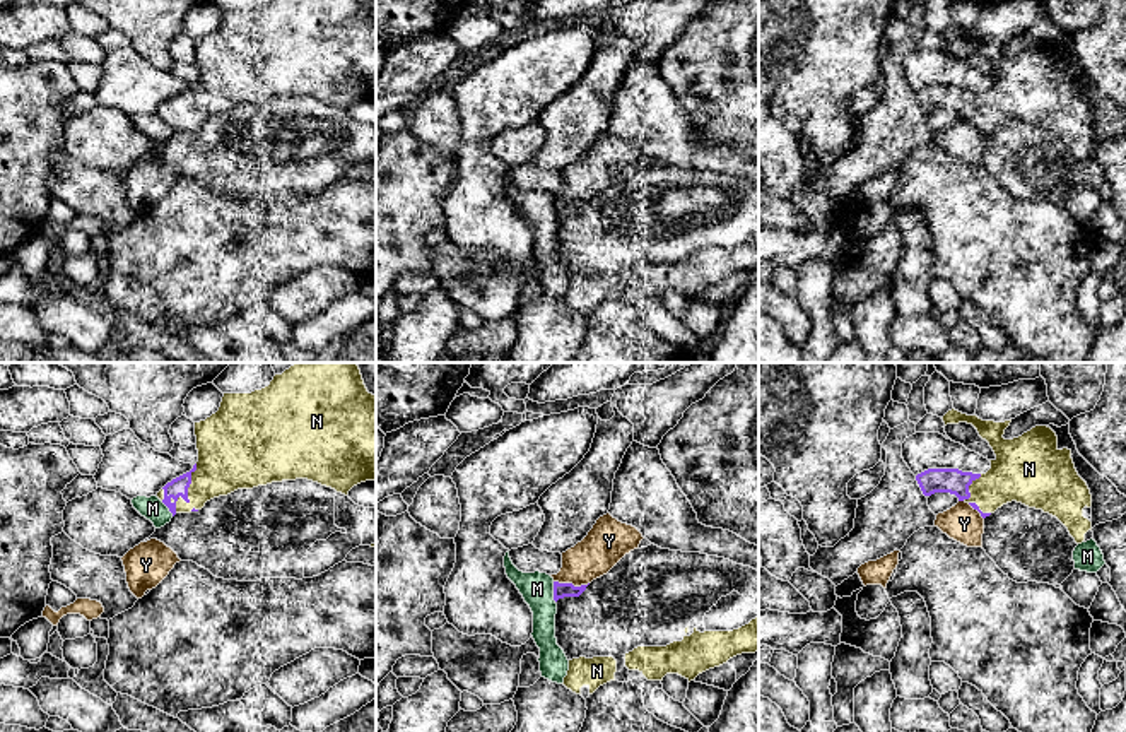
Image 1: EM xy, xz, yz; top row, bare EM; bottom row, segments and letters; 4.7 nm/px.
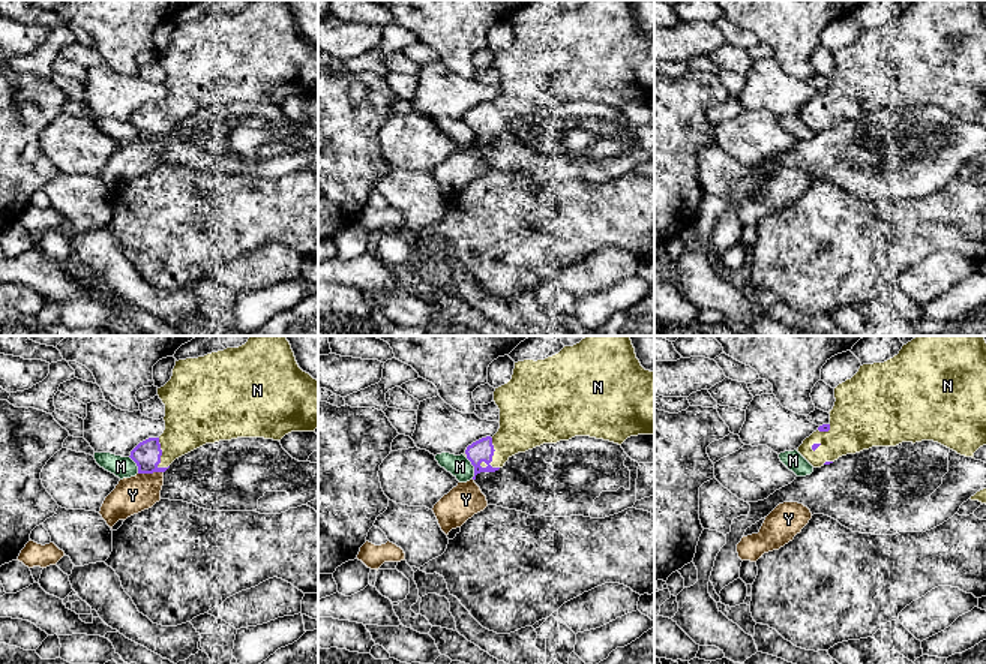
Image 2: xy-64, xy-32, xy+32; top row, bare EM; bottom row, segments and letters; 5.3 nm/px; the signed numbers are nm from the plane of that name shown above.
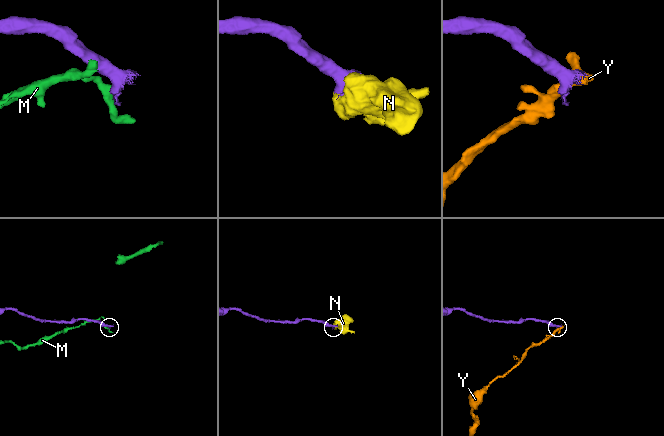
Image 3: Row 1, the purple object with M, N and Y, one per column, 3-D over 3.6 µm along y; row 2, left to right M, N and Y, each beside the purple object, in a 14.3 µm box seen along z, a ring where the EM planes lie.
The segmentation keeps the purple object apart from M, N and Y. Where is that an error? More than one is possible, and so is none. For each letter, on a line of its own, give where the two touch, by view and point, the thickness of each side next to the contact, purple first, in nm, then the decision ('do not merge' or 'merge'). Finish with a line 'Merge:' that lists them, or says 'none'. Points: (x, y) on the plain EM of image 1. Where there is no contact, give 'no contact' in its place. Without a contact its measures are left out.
M: xz (554, 209) | 70/160 nm | do not merge
N: xy (187, 110) | 90/280 nm | merge
Y: xz (571, 200) | 70/200 nm | do not merge
Merge: N

